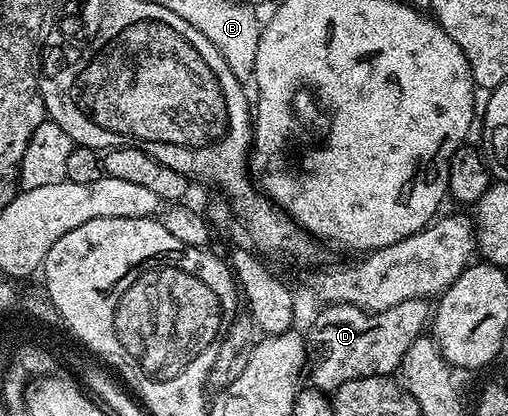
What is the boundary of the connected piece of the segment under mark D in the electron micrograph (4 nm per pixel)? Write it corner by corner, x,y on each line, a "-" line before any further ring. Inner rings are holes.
411,298
407,302
399,302
397,306
391,306
382,312
365,312
361,308
356,308
350,304
331,304
326,303
325,309
318,314
313,320
313,340
311,336
311,344
317,347
317,352
321,357
317,360
317,365
313,368
312,387
318,388
320,392
332,394
337,391
339,386
343,386
343,382
351,382
351,378
371,378
372,376
393,376
400,369
403,358
407,354
407,350
411,350
411,340
416,340
418,336
426,331
427,325
431,320
431,304
428,299
420,300
419,298

